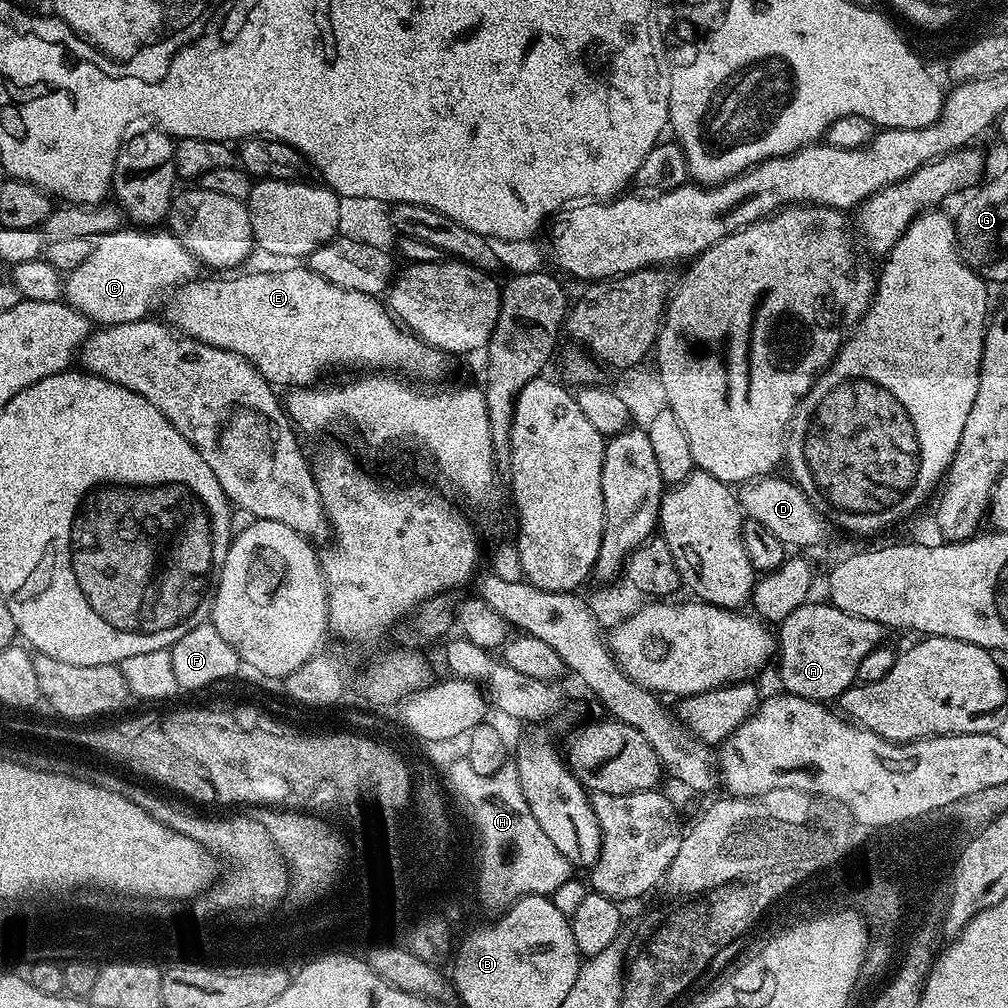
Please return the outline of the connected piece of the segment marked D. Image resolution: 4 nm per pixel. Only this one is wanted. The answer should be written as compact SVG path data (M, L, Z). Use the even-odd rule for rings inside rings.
M769 474L753 480L741 487L738 492L740 511L750 520L762 522L778 542L792 550L808 550L820 544L828 536L830 524L827 519L812 505L811 500L797 484L780 474Z

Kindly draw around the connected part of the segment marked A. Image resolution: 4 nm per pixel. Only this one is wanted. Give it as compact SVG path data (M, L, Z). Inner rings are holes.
M810 600L806 604L803 604L794 612L787 616L784 620L779 623L778 628L780 628L776 638L776 662L780 664L780 680L785 688L783 688L789 695L794 695L798 697L804 697L807 700L819 700L821 702L832 702L835 701L841 693L845 692L846 689L850 688L854 682L857 674L857 668L860 662L865 658L866 654L870 652L872 648L881 647L882 641L880 640L886 635L885 629L878 622L870 622L869 619L864 619L856 615L850 615L838 607L834 606L829 602L815 602L815 600Z

